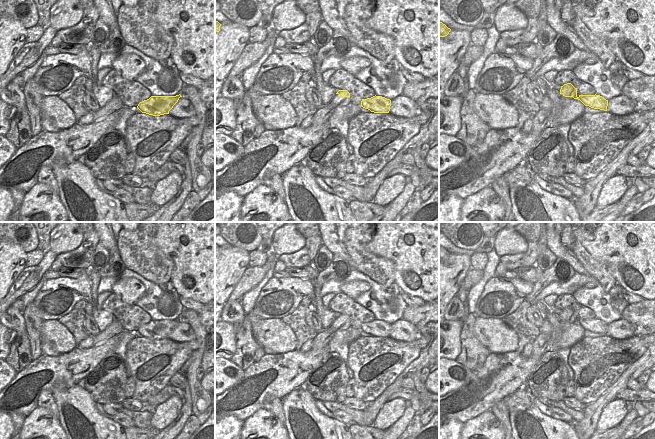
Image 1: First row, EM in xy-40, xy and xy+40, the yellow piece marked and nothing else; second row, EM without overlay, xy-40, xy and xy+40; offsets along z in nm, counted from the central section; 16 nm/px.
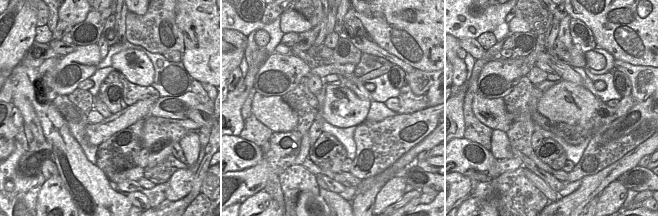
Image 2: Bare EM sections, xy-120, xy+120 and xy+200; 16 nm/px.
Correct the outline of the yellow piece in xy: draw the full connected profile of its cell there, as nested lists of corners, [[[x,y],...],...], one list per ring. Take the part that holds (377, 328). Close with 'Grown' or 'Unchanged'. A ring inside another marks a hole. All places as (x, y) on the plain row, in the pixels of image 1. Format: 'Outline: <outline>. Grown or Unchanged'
Outline: [[[375,319],[371,322],[362,323],[361,330],[374,337],[389,337],[391,324]]]. Unchanged.

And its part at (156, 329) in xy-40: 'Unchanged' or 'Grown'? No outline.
Unchanged.

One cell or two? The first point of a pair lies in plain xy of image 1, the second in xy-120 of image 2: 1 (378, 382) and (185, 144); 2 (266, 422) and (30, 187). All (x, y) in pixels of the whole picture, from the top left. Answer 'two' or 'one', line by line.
1: two
2: two

